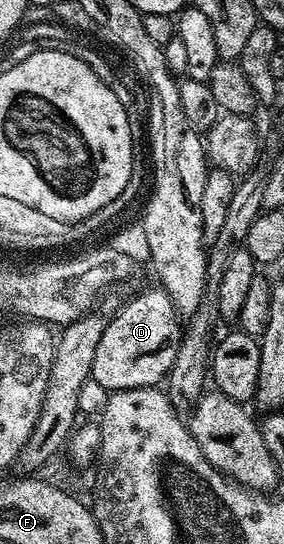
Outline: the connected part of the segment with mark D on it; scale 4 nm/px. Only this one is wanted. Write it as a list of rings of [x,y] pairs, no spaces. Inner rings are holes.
[[[154,287],[134,297],[118,314],[106,322],[104,335],[96,346],[90,376],[93,384],[105,391],[119,389],[148,389],[165,382],[183,337],[180,316],[172,299],[161,287]]]

